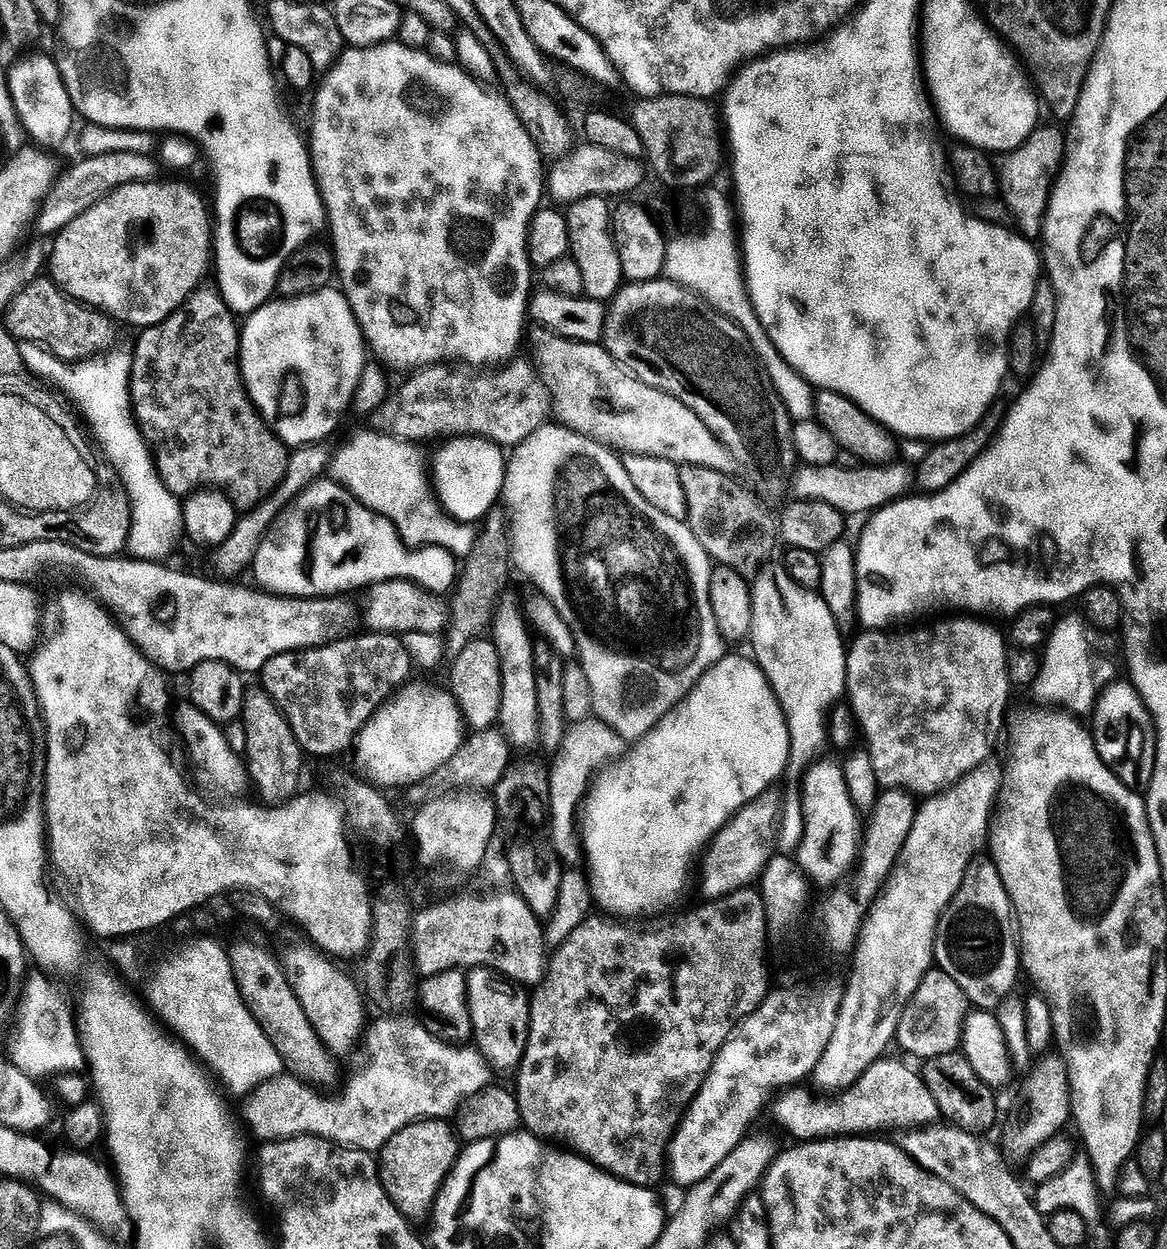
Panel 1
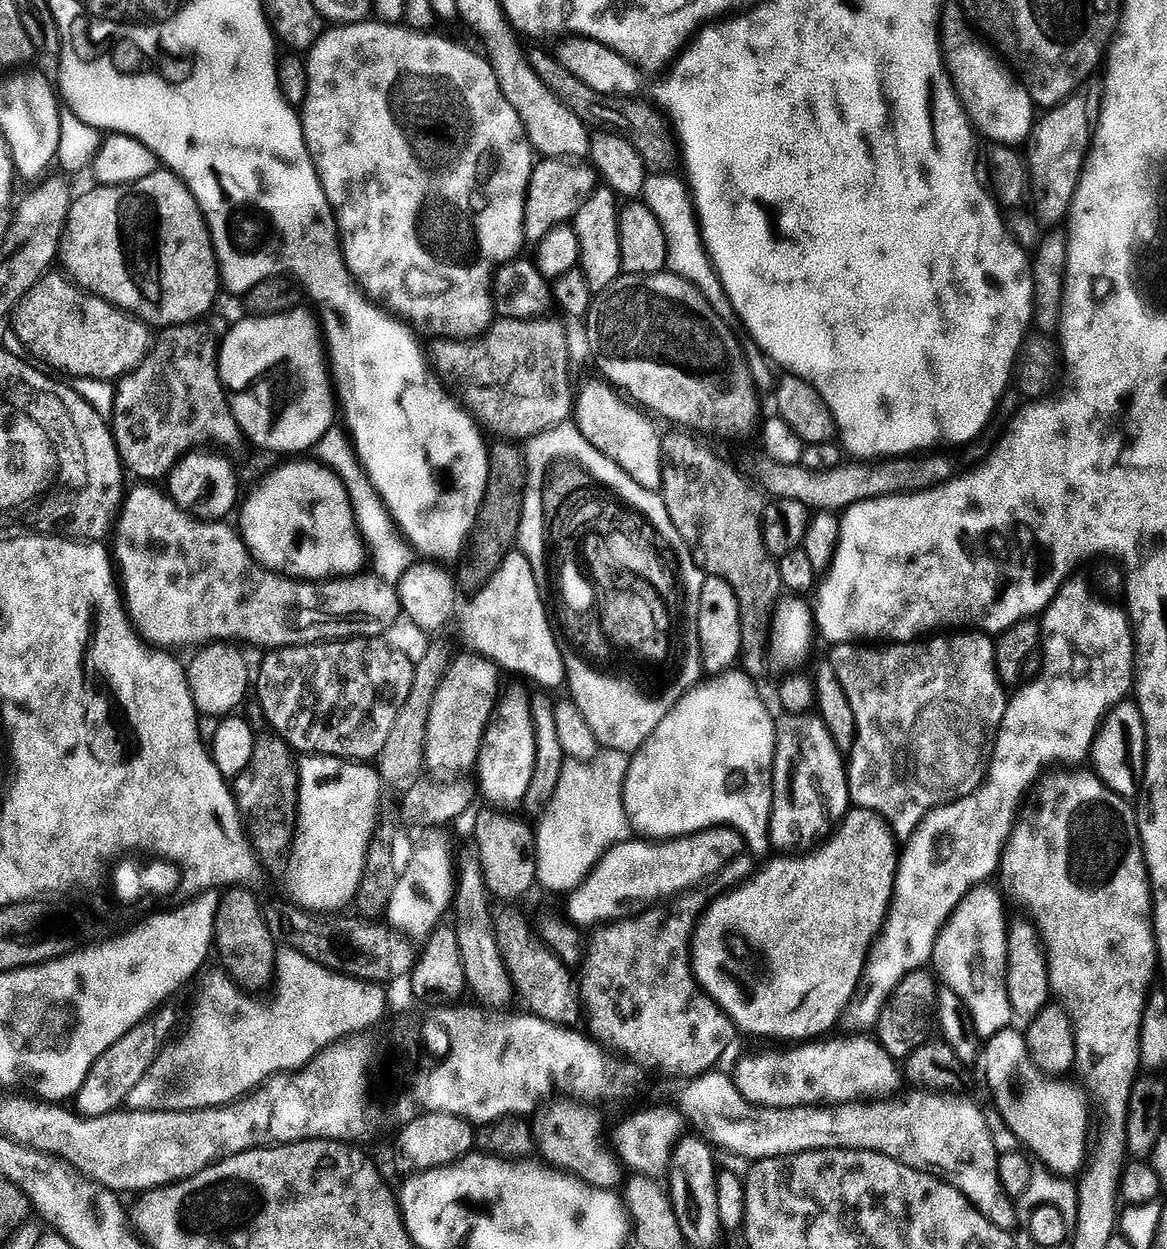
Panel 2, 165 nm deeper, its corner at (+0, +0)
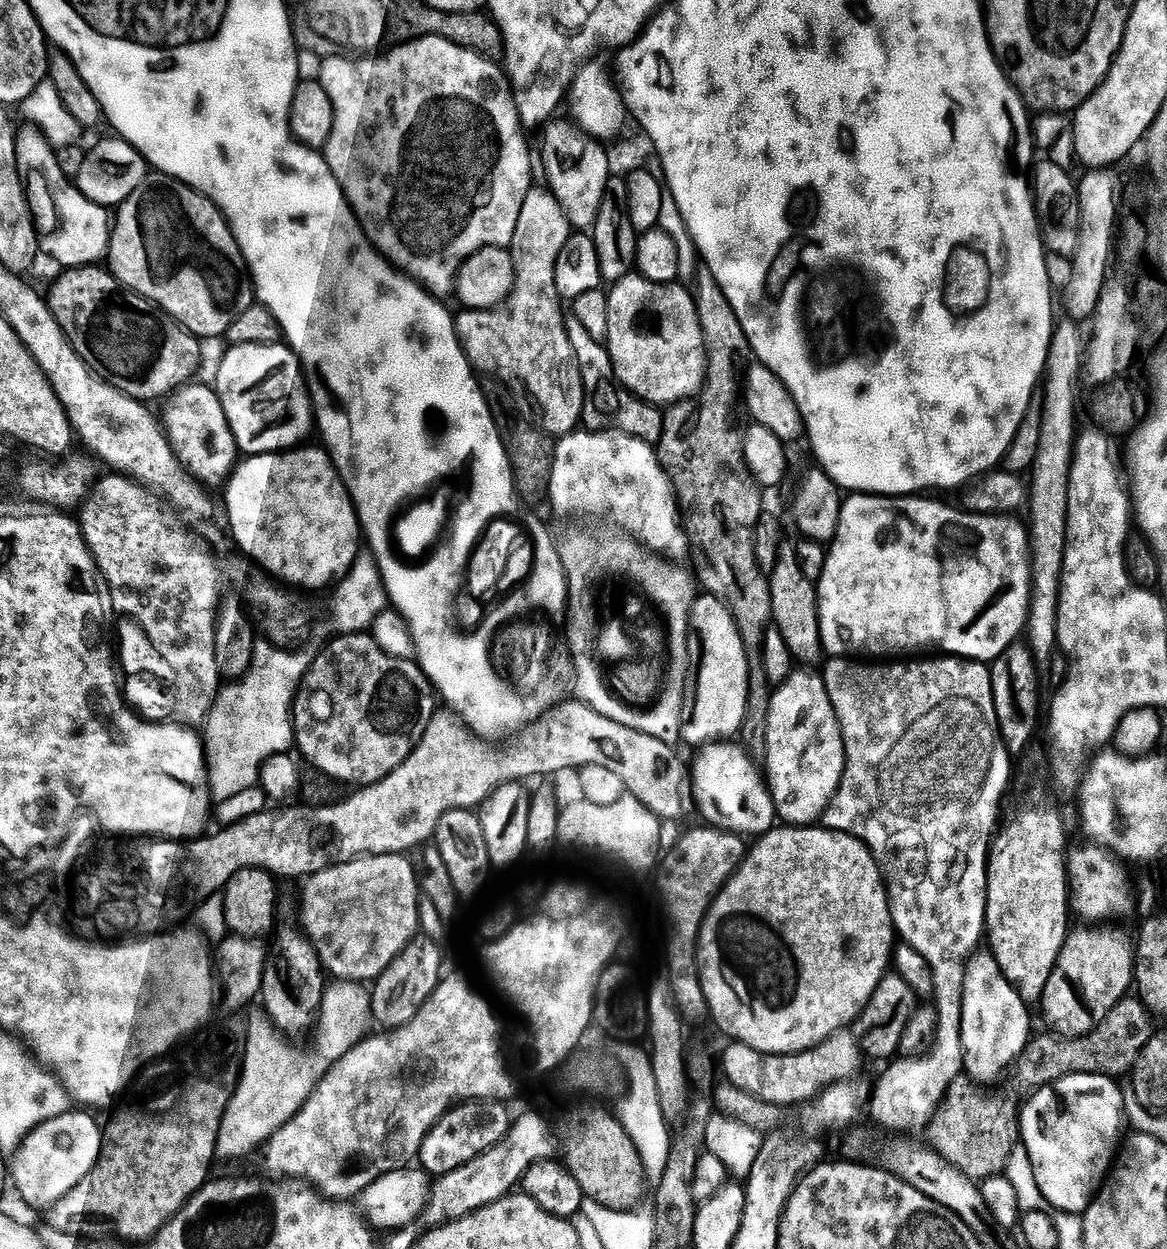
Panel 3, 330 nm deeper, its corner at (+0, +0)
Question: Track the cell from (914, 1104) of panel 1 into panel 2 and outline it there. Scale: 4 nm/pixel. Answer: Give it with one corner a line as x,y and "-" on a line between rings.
852,1034
847,1038
820,1038
789,1047
789,1052
744,1056
734,1071
736,1089
749,1104
766,1108
818,1108
895,1097
901,1091
900,1074
902,1078
897,1060
871,1035

